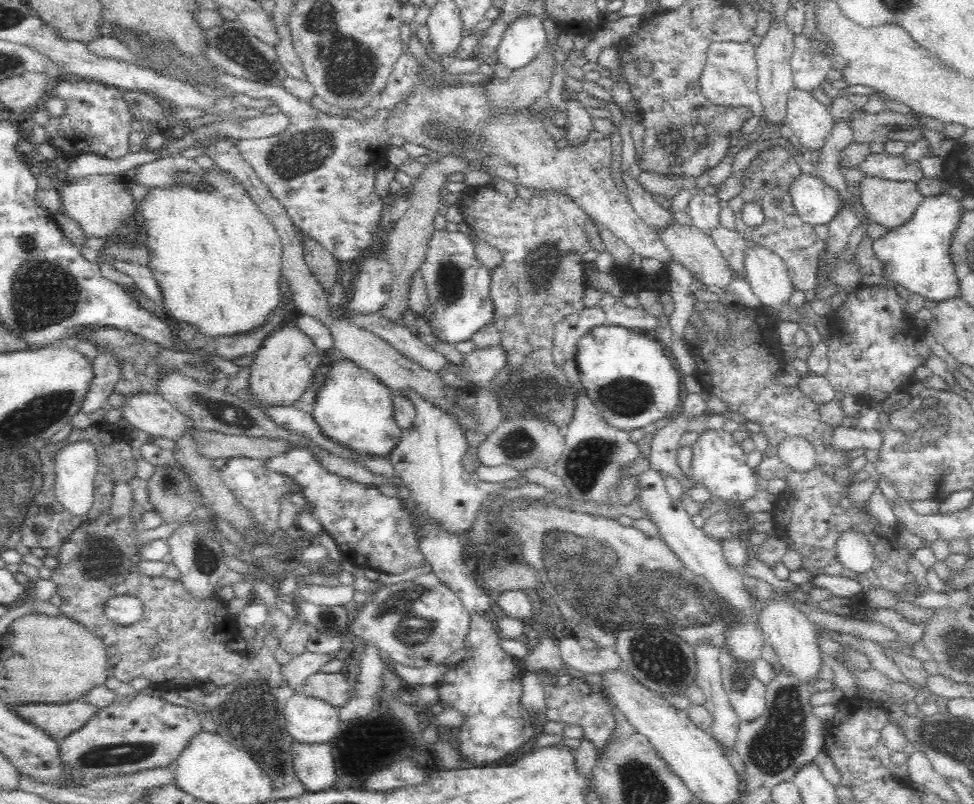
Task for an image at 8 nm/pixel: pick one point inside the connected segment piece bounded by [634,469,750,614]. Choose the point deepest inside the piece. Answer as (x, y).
(702, 554)

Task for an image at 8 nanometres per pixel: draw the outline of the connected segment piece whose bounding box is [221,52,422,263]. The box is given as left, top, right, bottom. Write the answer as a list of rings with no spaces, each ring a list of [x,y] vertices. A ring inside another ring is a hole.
[[[402,53],[398,60],[394,63],[392,70],[390,72],[390,76],[387,78],[387,83],[384,90],[381,92],[381,95],[378,97],[375,103],[375,107],[377,109],[376,116],[374,118],[367,118],[361,116],[361,118],[355,117],[342,117],[340,115],[332,115],[332,113],[326,113],[320,111],[317,106],[312,106],[312,104],[308,103],[306,99],[301,99],[299,97],[294,96],[290,92],[286,92],[282,86],[270,86],[268,83],[256,82],[250,79],[245,79],[242,77],[237,77],[234,75],[226,75],[221,78],[221,82],[225,82],[230,88],[233,88],[236,92],[240,94],[246,94],[250,98],[268,98],[272,100],[280,110],[288,117],[288,128],[282,130],[282,132],[278,132],[274,134],[272,137],[266,138],[253,138],[253,139],[242,139],[239,141],[235,141],[235,146],[240,153],[240,156],[244,161],[250,164],[252,170],[258,175],[260,181],[270,194],[279,202],[281,206],[284,206],[284,209],[287,211],[288,217],[292,220],[292,223],[298,228],[301,229],[306,237],[318,242],[327,252],[330,252],[337,261],[341,261],[346,263],[349,260],[356,260],[356,258],[361,258],[366,256],[366,254],[370,254],[373,250],[378,249],[380,245],[381,239],[383,236],[383,227],[387,220],[387,208],[385,204],[382,202],[382,197],[376,195],[376,178],[378,178],[380,170],[385,168],[385,166],[389,163],[387,159],[387,151],[389,150],[388,140],[392,138],[392,136],[398,136],[398,134],[393,134],[393,126],[392,123],[397,121],[397,118],[409,107],[411,100],[415,97],[415,92],[419,87],[421,81],[421,64],[418,60],[412,55],[412,53]]]

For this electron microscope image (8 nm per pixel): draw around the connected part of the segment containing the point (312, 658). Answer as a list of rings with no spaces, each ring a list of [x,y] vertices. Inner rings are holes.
[[[304,651],[304,654],[294,657],[289,663],[282,667],[290,687],[301,692],[301,685],[309,676],[320,672],[320,668],[333,658],[336,658],[335,652],[310,652]]]

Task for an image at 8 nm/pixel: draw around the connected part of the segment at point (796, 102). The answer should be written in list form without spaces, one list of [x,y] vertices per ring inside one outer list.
[[[794,87],[787,98],[787,133],[794,134],[812,151],[820,150],[832,134],[837,121],[830,108],[818,102],[818,98]]]

